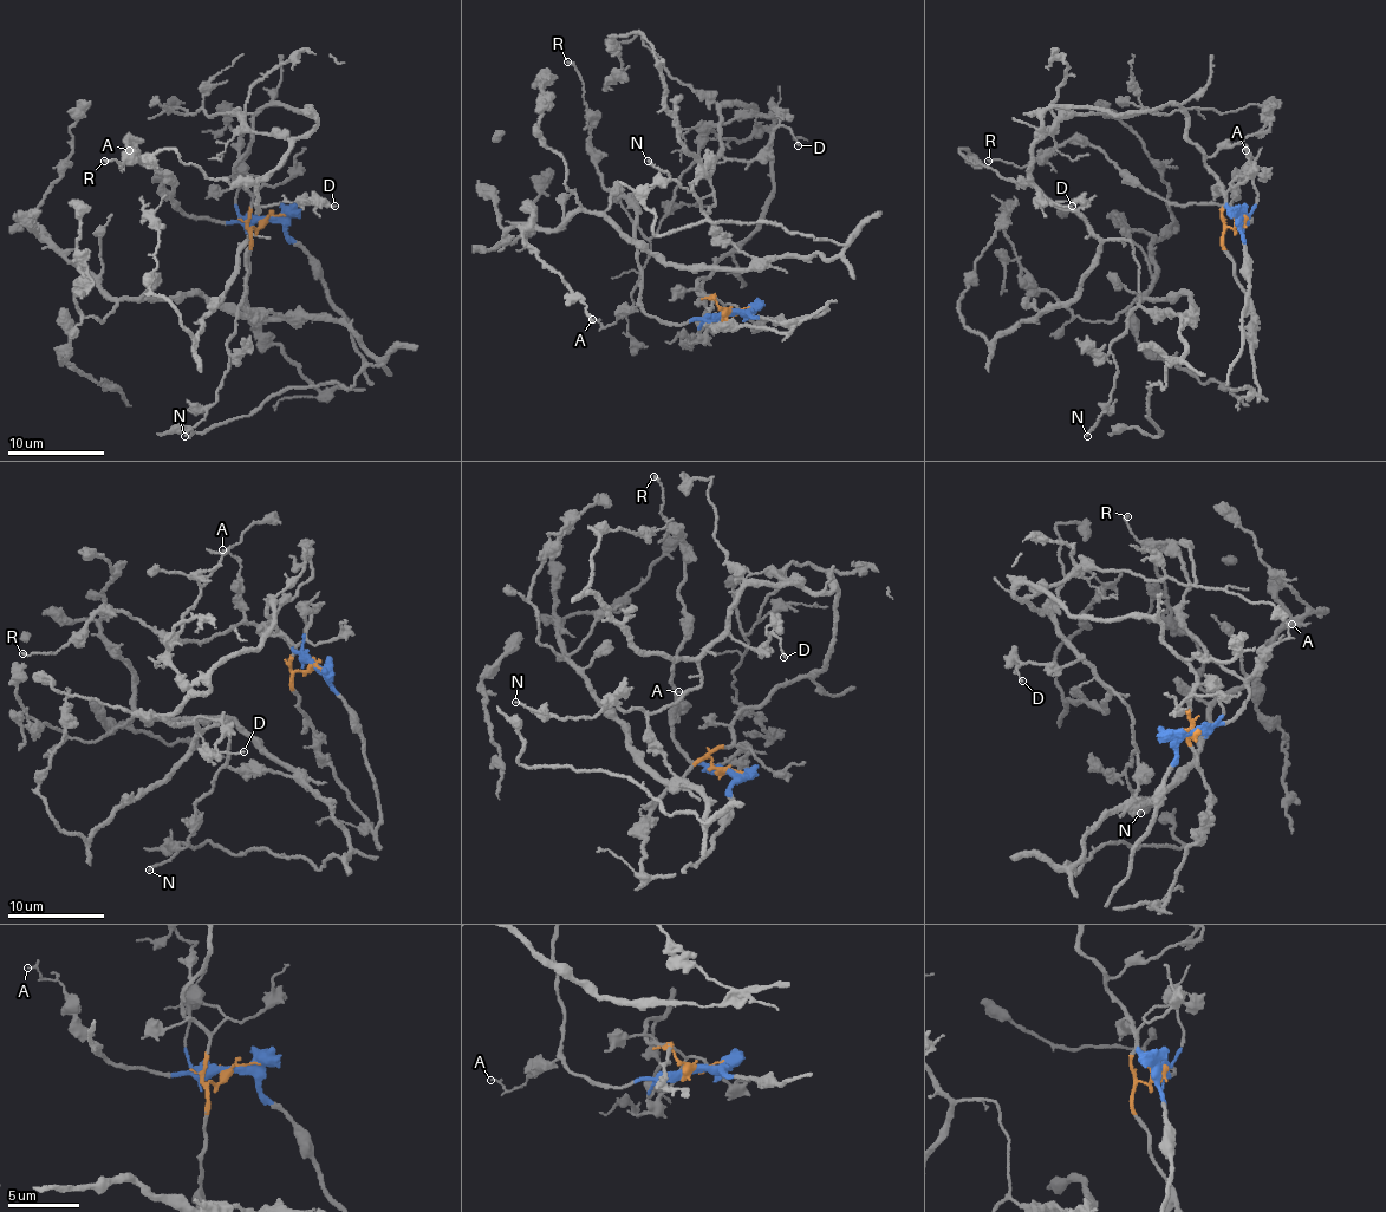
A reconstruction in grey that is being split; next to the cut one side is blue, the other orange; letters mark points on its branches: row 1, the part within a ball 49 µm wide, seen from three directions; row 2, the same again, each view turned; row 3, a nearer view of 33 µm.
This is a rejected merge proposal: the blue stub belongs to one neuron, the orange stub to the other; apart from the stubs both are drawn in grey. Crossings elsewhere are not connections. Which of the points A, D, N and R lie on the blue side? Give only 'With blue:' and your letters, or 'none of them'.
With blue: A, R

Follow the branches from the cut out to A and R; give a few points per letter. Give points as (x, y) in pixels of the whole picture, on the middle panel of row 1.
A: (728, 312), (681, 324), (658, 321), (639, 305), (613, 324), (603, 326), (591, 319)
R: (728, 312), (663, 324), (644, 312), (635, 208), (603, 184), (596, 170), (579, 71), (567, 62)

